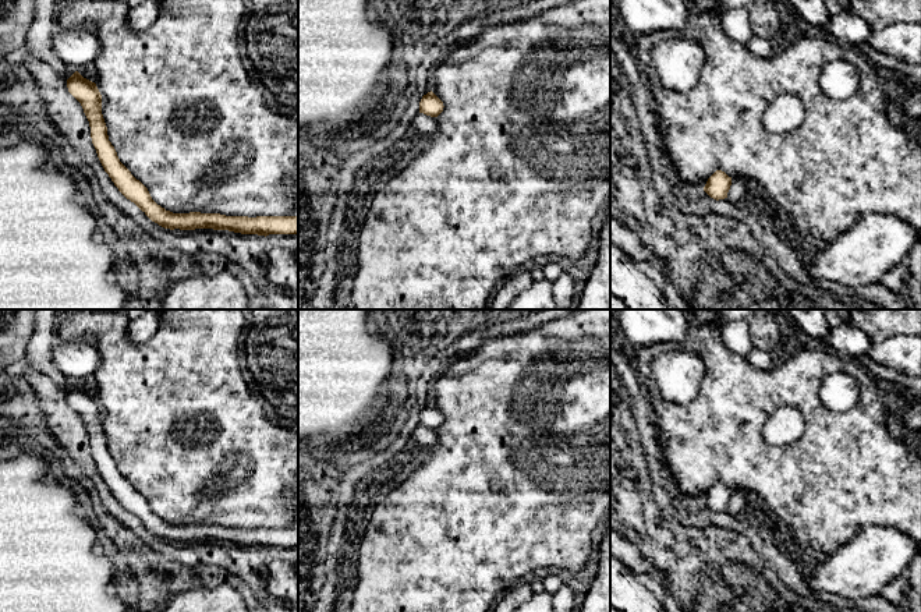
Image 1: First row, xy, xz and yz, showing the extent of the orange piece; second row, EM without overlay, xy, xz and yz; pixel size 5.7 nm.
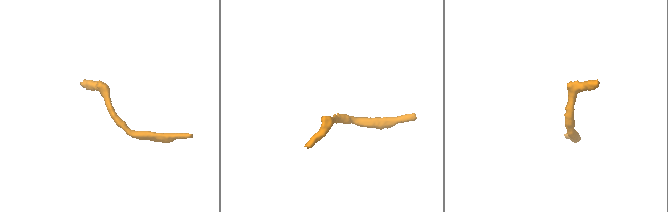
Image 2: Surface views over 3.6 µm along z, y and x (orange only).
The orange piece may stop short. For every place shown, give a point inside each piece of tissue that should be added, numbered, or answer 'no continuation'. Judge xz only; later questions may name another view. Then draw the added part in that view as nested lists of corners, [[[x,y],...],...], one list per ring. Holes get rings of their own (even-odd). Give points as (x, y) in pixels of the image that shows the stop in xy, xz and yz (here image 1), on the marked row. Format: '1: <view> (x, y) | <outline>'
no continuation

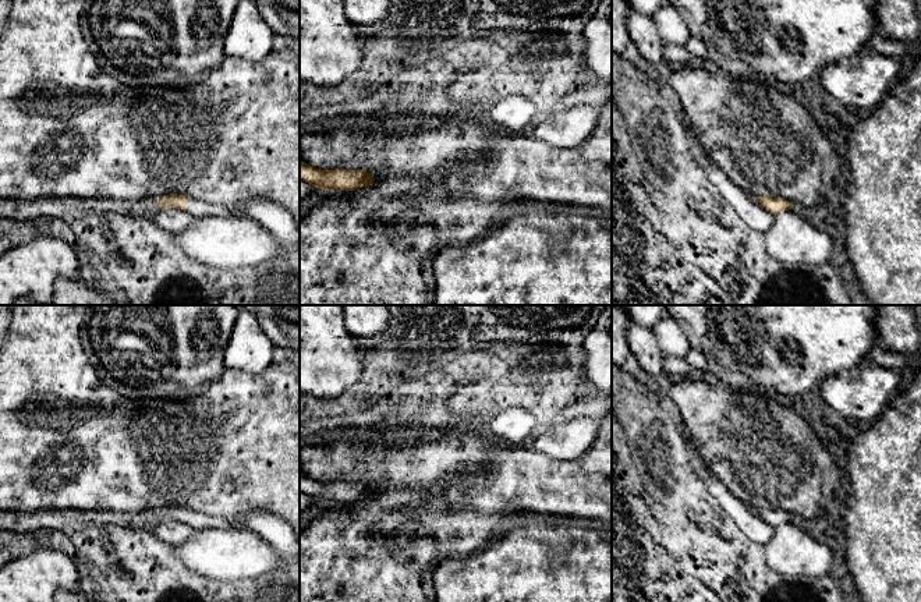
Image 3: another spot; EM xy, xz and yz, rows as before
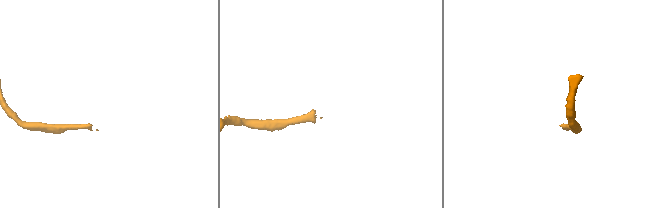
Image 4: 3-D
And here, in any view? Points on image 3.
1: xy (197, 208) | [[[189,198],[188,201],[188,213],[192,215],[194,217],[208,217],[208,216],[230,217],[238,215],[237,212],[233,212],[224,206],[212,205],[194,198]]]

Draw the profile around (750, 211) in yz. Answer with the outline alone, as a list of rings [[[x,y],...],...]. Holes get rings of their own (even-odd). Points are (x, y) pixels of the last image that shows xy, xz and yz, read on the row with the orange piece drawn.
[[[687,128],[691,156],[694,163],[704,171],[709,183],[734,209],[744,224],[755,231],[765,234],[776,219],[754,196],[736,185],[712,160],[704,153],[701,144],[692,130]]]

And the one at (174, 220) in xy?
[[[162,206],[157,208],[152,219],[160,229],[170,233],[180,233],[188,229],[195,217],[181,209]]]

